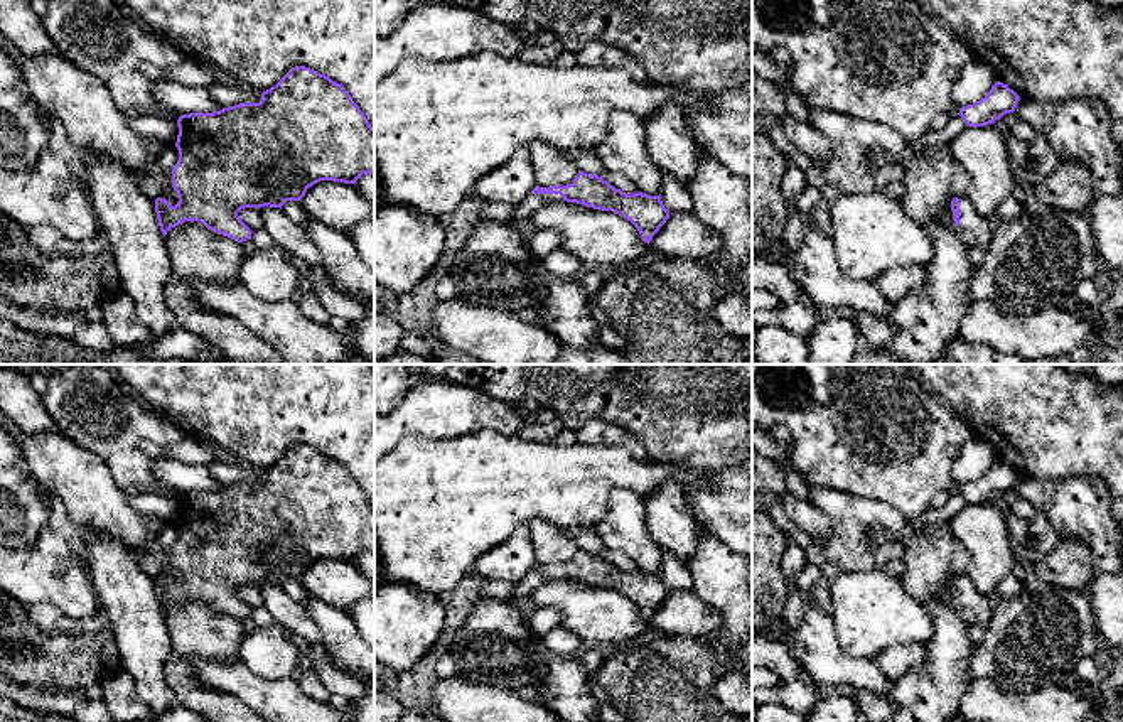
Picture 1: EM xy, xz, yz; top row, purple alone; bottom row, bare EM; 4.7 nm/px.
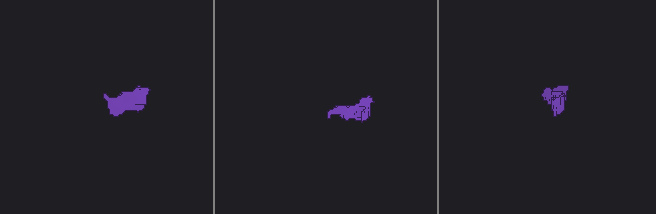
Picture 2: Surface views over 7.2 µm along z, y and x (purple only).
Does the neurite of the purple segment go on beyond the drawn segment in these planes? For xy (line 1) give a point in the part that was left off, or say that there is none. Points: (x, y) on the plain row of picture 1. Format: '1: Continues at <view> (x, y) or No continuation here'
1: No continuation here

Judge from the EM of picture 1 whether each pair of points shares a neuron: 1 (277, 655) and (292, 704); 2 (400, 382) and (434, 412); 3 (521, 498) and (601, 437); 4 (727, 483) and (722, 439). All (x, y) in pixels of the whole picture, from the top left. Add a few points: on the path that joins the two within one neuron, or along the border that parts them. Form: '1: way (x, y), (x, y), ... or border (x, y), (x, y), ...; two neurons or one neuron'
1: border (245, 667), (263, 678), (290, 677); two neurons
2: border (415, 382), (392, 412); two neurons
3: border (577, 441), (584, 444), (621, 446), (629, 454); two neurons
4: border (734, 464), (714, 471); two neurons

